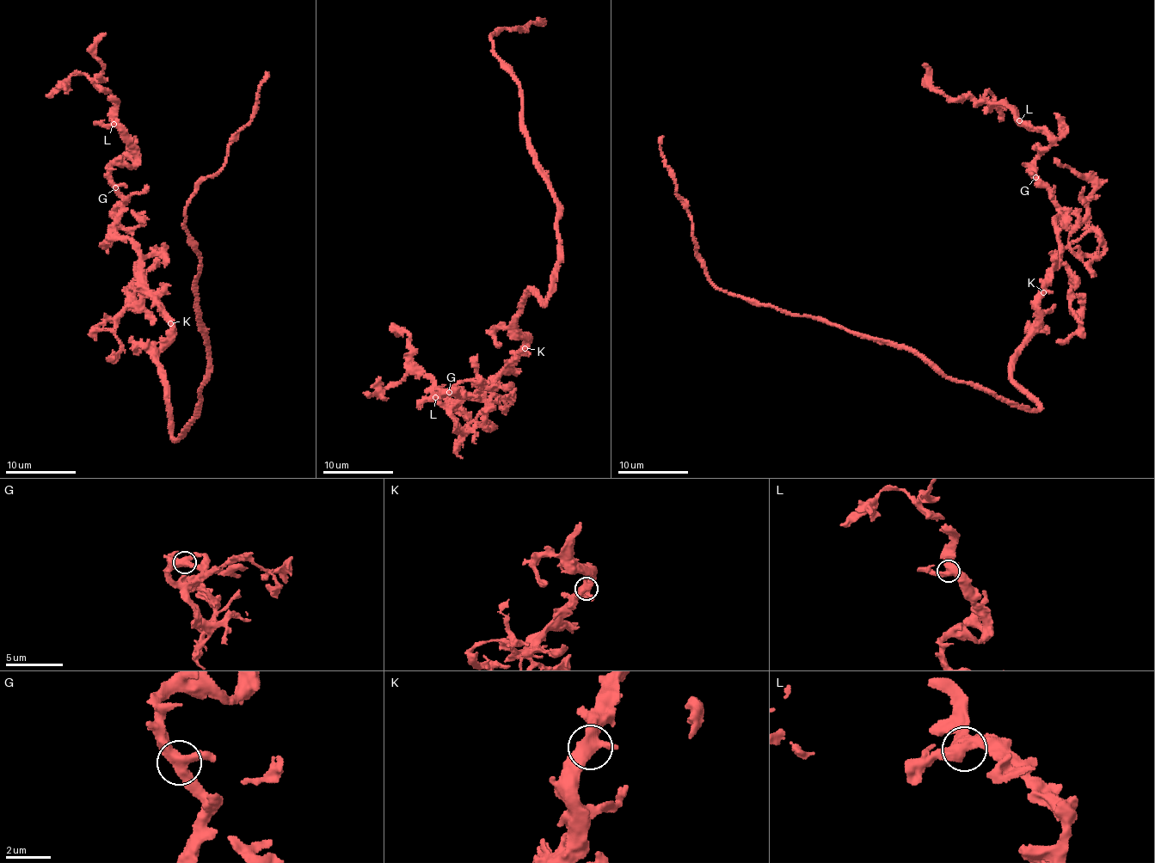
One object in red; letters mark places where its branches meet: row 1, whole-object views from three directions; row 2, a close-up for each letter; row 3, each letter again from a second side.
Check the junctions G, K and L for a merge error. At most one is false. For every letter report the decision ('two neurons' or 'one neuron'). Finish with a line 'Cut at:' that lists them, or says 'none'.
G: one neuron
K: one neuron
L: one neuron
Cut at: none

